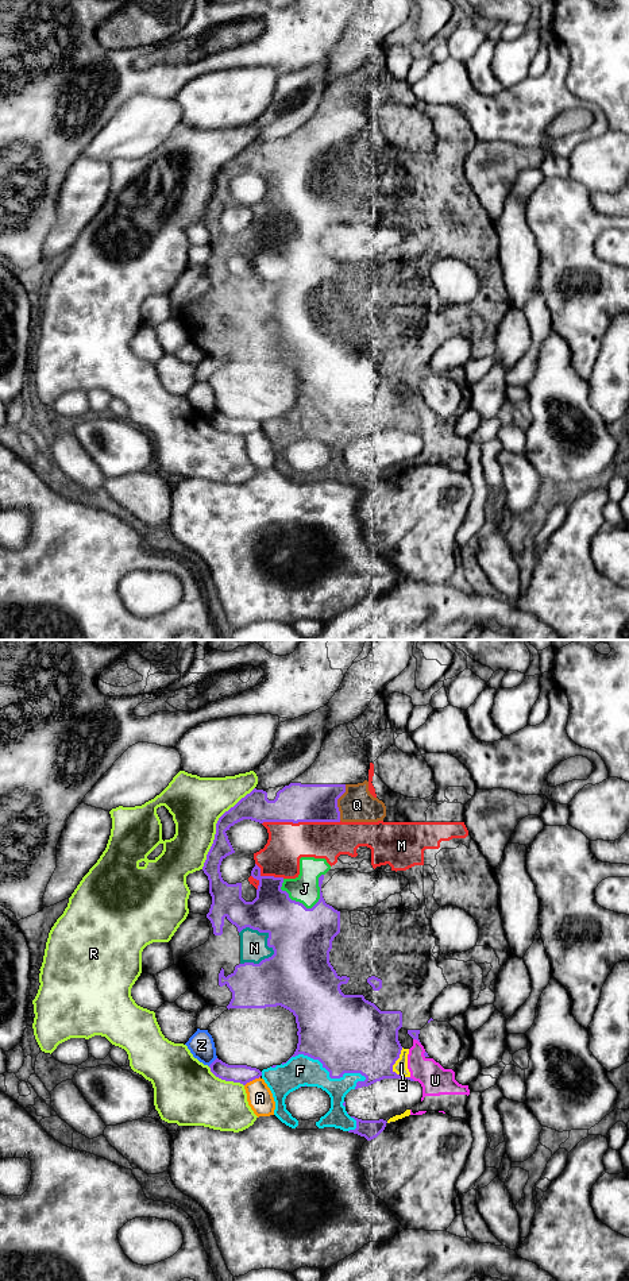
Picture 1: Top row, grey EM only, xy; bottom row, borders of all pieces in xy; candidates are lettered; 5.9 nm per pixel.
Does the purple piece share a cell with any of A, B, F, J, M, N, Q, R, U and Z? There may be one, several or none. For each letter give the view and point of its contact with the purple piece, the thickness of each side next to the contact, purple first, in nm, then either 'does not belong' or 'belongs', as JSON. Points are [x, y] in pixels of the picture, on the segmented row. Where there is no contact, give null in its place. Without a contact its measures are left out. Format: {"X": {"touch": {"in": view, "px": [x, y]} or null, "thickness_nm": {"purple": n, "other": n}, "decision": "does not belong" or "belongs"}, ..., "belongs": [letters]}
{"A": {"touch": {"in": "xy", "px": [251, 1080]}, "thickness_nm": {"purple": 110, "other": 150}, "decision": "does not belong"}, "B": {"touch": {"in": "xy", "px": [392, 1067]}, "thickness_nm": {"purple": 420, "other": 80}, "decision": "belongs"}, "F": {"touch": {"in": "xy", "px": [324, 1067]}, "thickness_nm": {"purple": 460, "other": 190}, "decision": "belongs"}, "J": {"touch": {"in": "xy", "px": [312, 907]}, "thickness_nm": {"purple": 360, "other": 160}, "decision": "belongs"}, "M": {"touch": {"in": "xy", "px": [301, 821]}, "thickness_nm": {"purple": 220, "other": 240}, "decision": "belongs"}, "N": {"touch": {"in": "xy", "px": [269, 957]}, "thickness_nm": {"purple": 400, "other": 160}, "decision": "belongs"}, "Q": {"touch": {"in": "xy", "px": [336, 802]}, "thickness_nm": {"purple": 220, "other": 200}, "decision": "belongs"}, "R": {"touch": {"in": "xy", "px": [216, 826]}, "thickness_nm": {"purple": 160, "other": 320}, "decision": "does not belong"}, "U": {"touch": {"in": "xy", "px": [412, 1079]}, "thickness_nm": {"purple": 220, "other": 180}, "decision": "belongs"}, "Z": {"touch": {"in": "xy", "px": [213, 1061]}, "thickness_nm": {"purple": 110, "other": 150}, "decision": "does not belong"}, "belongs": ["B", "F", "J", "M", "N", "Q", "U"]}

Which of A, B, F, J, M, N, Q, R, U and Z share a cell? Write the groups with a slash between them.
A / B F J M N Q U / R / Z

